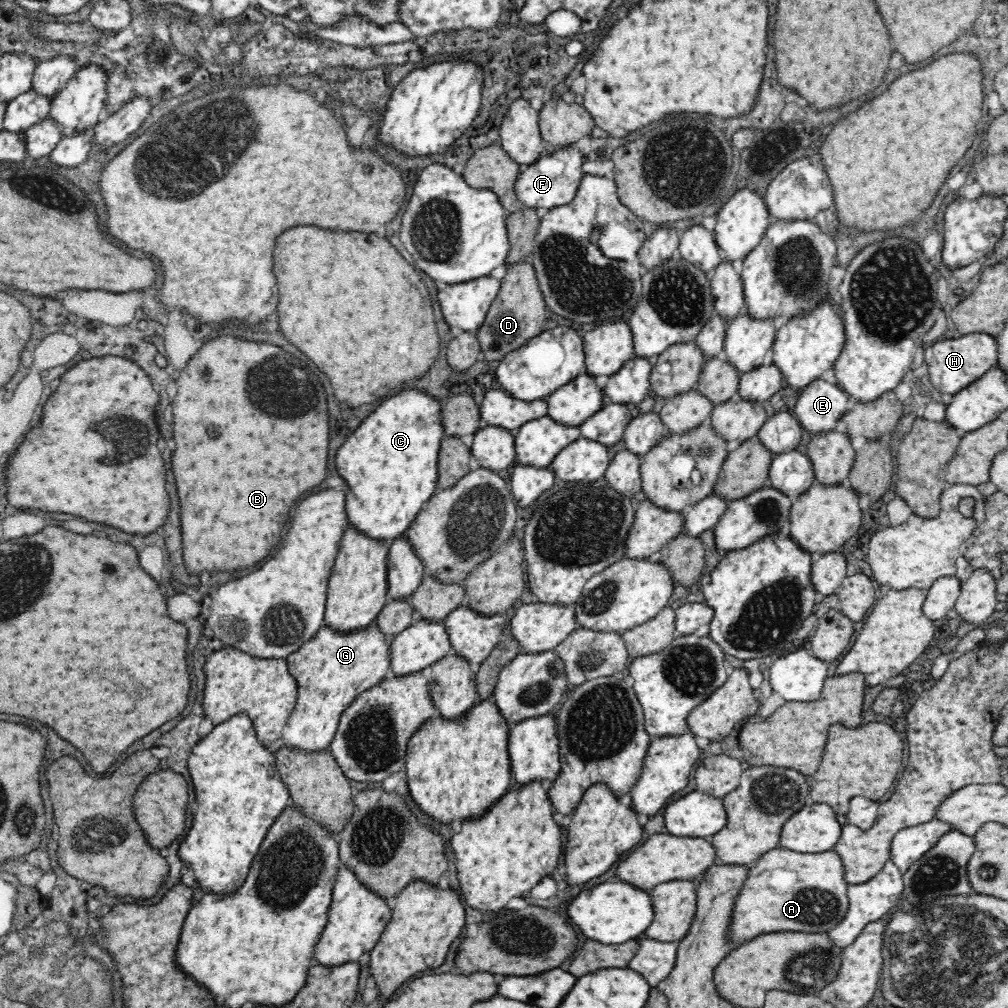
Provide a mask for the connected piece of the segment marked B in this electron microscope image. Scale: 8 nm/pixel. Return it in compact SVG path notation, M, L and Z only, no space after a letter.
M220 336L212 342L206 342L196 356L188 362L188 366L180 372L178 394L172 402L174 408L174 442L176 450L172 456L172 472L178 486L180 496L180 522L182 522L182 550L184 564L188 574L208 572L232 572L234 568L246 568L256 564L258 560L270 556L270 552L278 546L282 528L288 520L288 512L296 500L310 488L318 486L326 480L326 462L328 462L328 410L326 410L326 394L320 380L294 356L284 352L278 346L266 342L246 342L232 336Z

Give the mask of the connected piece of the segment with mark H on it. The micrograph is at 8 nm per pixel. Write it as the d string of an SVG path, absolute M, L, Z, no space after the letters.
M974 332L956 335L931 344L932 360L928 362L930 382L941 394L956 394L967 388L974 380L986 374L998 362L996 339L988 333Z

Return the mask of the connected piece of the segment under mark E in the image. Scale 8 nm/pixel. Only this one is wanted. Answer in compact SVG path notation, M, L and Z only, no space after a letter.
M818 378L801 391L794 415L799 425L812 435L834 430L836 422L852 410L855 400L837 384Z

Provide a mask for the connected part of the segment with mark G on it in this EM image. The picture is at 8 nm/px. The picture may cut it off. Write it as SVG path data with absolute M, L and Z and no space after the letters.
M375 622L348 634L323 625L312 639L286 658L288 672L297 682L297 701L280 738L268 748L272 753L282 750L282 746L306 752L329 748L342 712L364 690L370 690L390 674L390 639L379 631Z

